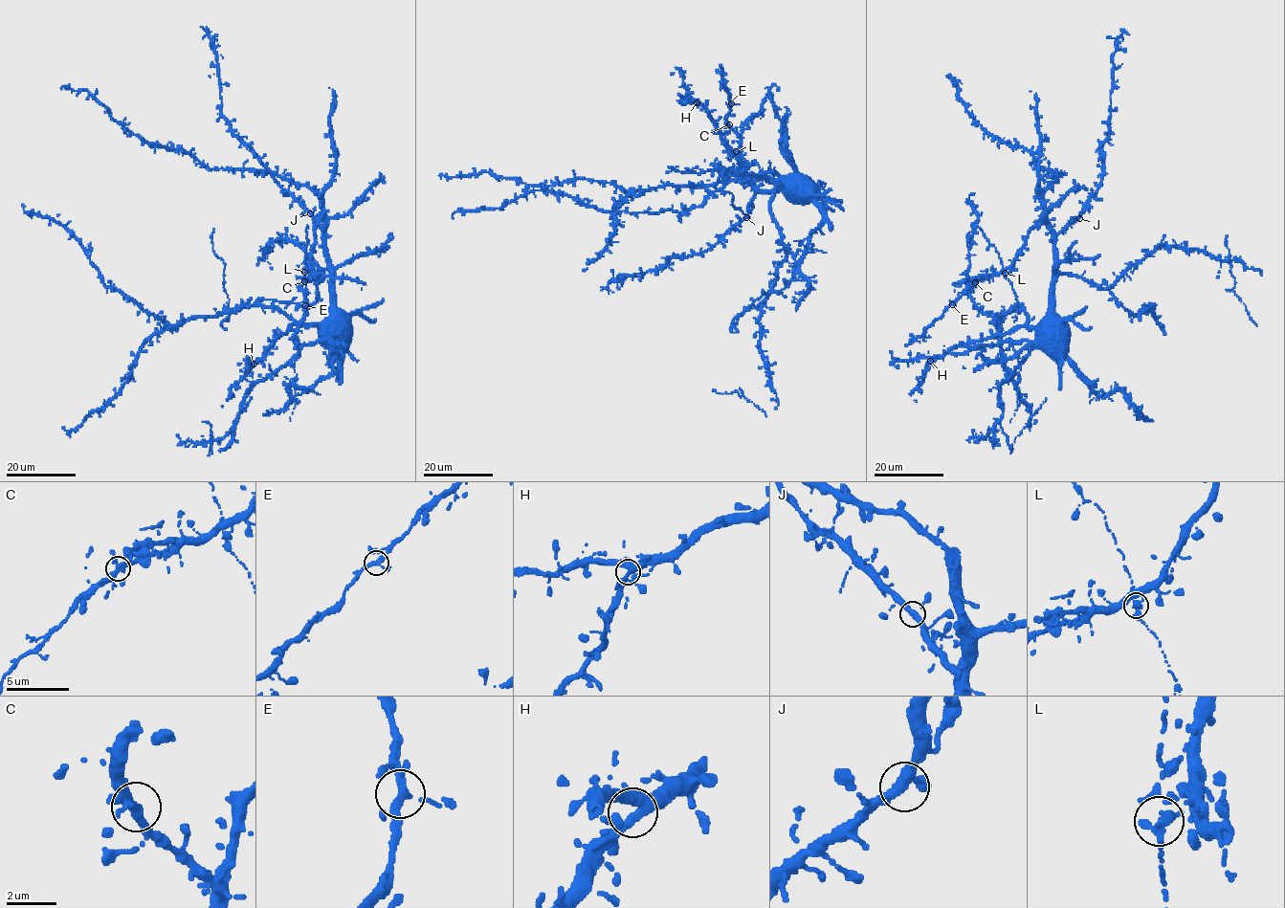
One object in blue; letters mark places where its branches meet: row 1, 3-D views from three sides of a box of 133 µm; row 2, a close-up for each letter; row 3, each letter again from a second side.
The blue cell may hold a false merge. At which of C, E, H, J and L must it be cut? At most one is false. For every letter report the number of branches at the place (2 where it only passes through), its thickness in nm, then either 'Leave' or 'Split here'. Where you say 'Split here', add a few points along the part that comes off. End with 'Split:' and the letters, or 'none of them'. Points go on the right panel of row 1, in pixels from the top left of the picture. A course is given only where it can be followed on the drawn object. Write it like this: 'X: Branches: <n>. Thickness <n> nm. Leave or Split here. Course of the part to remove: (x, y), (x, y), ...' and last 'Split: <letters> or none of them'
C: Branches: 3. Thickness 300 nm. Leave
E: Branches: 4. Thickness 280 nm. Leave
H: Branches: 4. Thickness 340 nm. Leave
J: Branches: 3. Thickness 320 nm. Leave
L: Branches: 3. Thickness 280 nm. Leave
Split: none of them

